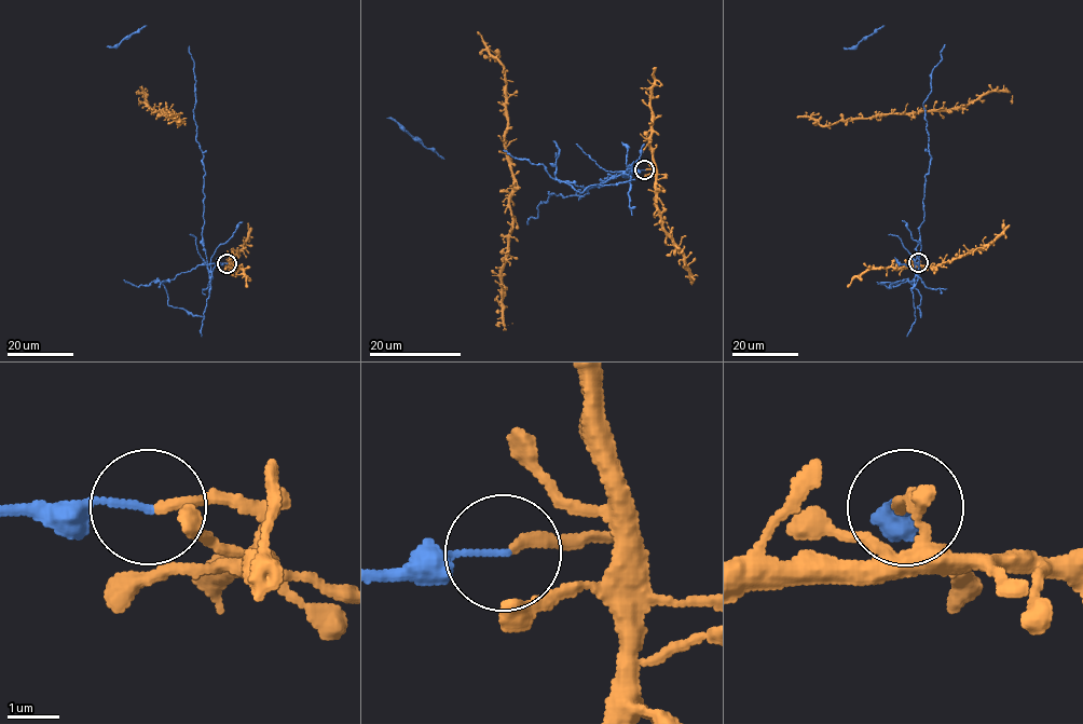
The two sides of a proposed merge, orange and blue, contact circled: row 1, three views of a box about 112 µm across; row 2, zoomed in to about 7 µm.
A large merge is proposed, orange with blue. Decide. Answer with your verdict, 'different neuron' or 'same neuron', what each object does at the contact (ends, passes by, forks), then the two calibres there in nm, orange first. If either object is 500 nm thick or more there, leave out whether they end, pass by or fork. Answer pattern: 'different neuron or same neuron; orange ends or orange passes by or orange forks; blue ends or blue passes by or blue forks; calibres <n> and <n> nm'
different neuron; orange ends; blue ends; calibres 200 and 110 nm

